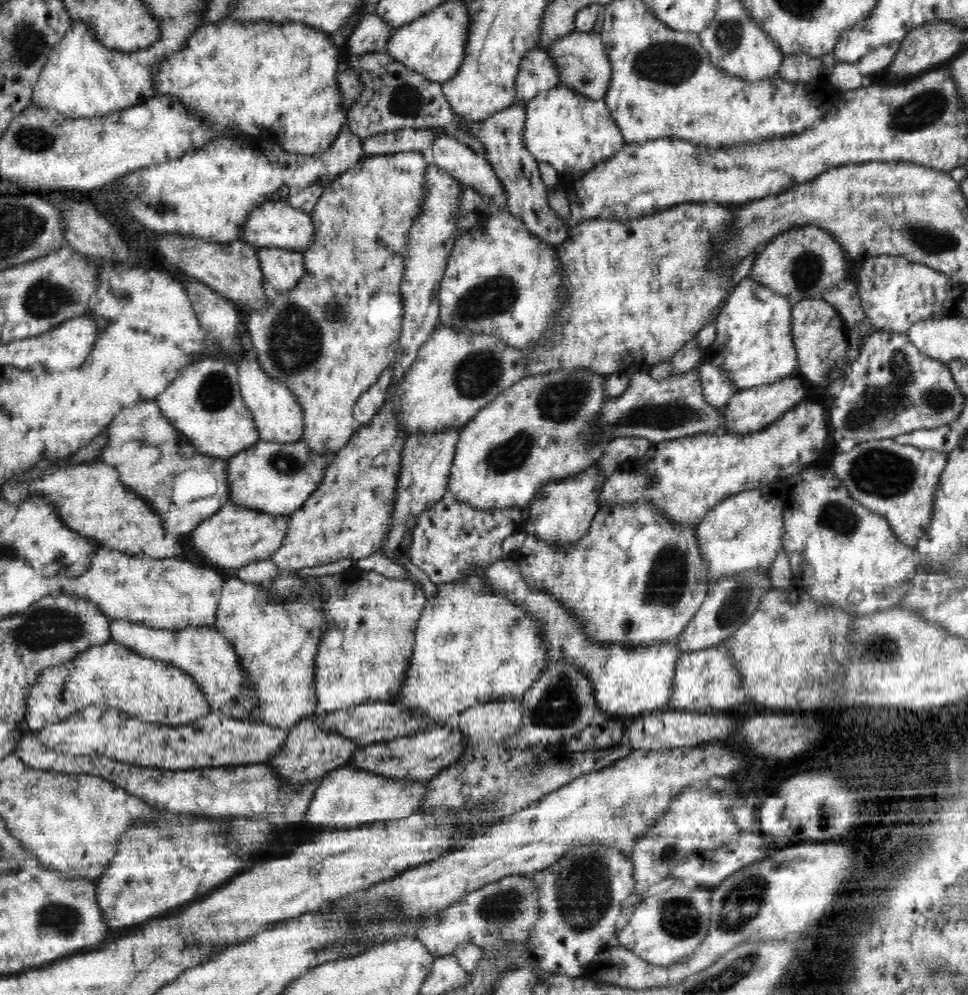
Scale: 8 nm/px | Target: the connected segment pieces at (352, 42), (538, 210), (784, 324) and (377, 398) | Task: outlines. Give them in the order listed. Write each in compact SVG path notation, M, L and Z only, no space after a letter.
M376 12L365 14L347 40L345 47L341 49L342 55L356 54L360 56L375 51L384 52L388 49L387 44L394 36L395 31L394 27L380 18Z
M514 103L510 108L501 110L496 114L493 114L490 118L487 118L483 123L479 125L472 125L475 137L483 144L485 150L488 153L488 163L494 167L494 171L498 174L498 178L501 178L504 185L505 192L509 194L506 201L507 209L526 225L526 228L540 240L547 242L548 244L554 244L556 246L561 245L568 237L572 224L569 221L559 218L558 213L550 207L548 199L546 198L546 192L548 192L547 186L544 184L542 177L540 176L539 167L537 161L531 156L531 152L525 147L523 141L523 130L525 127L526 116L526 103Z
M751 276L740 278L729 295L725 306L716 314L715 340L704 351L702 359L722 366L739 390L770 384L790 374L797 374L798 355L793 339L792 322L794 303L790 298L779 295L771 288L756 282Z
M385 368L380 378L366 392L363 392L357 400L353 410L353 417L362 426L370 422L371 418L378 413L380 406L386 398L386 390L392 380L392 369Z

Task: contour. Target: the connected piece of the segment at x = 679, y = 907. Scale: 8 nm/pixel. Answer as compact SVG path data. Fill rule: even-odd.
M674 883L668 890L678 888L676 892L666 892L664 908L686 920L664 920L664 914L658 914L658 894L644 897L627 925L618 935L619 944L631 950L634 955L646 960L650 965L667 967L691 957L701 942L709 935L711 923L711 891L706 888L682 890Z

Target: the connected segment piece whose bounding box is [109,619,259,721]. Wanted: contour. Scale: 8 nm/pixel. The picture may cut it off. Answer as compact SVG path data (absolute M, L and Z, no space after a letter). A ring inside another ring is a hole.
M128 619L110 620L111 641L124 645L144 658L169 662L193 677L209 702L211 712L238 720L249 720L259 702L251 680L234 645L215 627L186 627L182 630L158 630Z

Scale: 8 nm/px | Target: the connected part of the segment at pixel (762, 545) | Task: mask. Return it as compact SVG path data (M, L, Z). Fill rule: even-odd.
M760 489L745 490L730 494L712 507L698 527L700 543L705 560L708 563L709 584L720 577L732 577L746 570L766 571L783 548L784 542L784 501L783 496L772 495Z

